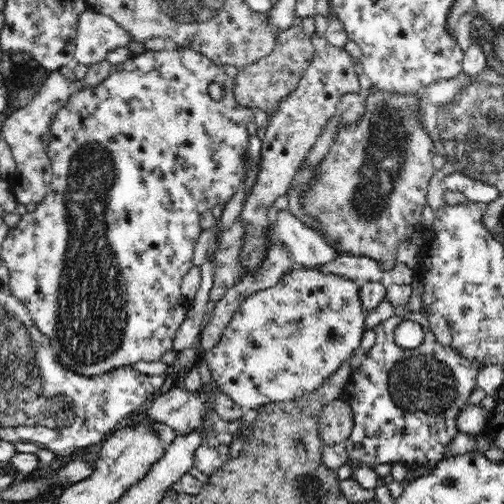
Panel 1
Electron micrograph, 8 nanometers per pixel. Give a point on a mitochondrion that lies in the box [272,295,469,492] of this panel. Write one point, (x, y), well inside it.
(421, 387)

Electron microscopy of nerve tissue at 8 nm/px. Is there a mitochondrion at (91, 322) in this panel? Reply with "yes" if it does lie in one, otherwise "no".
yes

